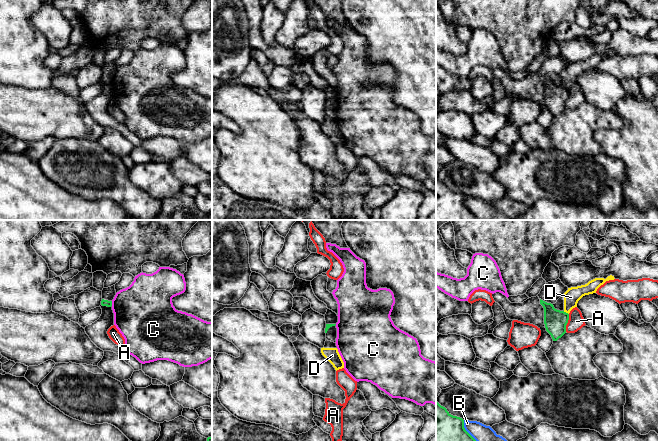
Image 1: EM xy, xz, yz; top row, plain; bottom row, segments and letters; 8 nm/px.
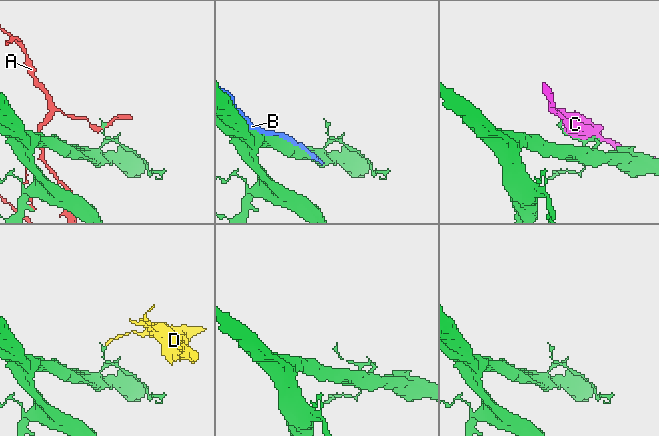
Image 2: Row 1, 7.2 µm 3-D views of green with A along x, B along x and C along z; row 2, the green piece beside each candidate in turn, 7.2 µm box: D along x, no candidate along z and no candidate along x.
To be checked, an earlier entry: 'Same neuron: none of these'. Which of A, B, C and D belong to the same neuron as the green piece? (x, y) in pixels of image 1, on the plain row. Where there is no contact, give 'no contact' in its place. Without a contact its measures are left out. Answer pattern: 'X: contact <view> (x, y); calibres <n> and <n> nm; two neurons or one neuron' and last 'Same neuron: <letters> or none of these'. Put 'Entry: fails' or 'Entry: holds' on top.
Entry: holds
A: contact yz (567, 98); calibres 180 and 130 nm; two neurons
B: contact yz (467, 208); calibres 480 and 180 nm; two neurons
C: contact xy (111, 79); calibres 50 and 440 nm; two neurons
D: contact yz (565, 88); calibres 180 and 130 nm; two neurons
Same neuron: none of these

